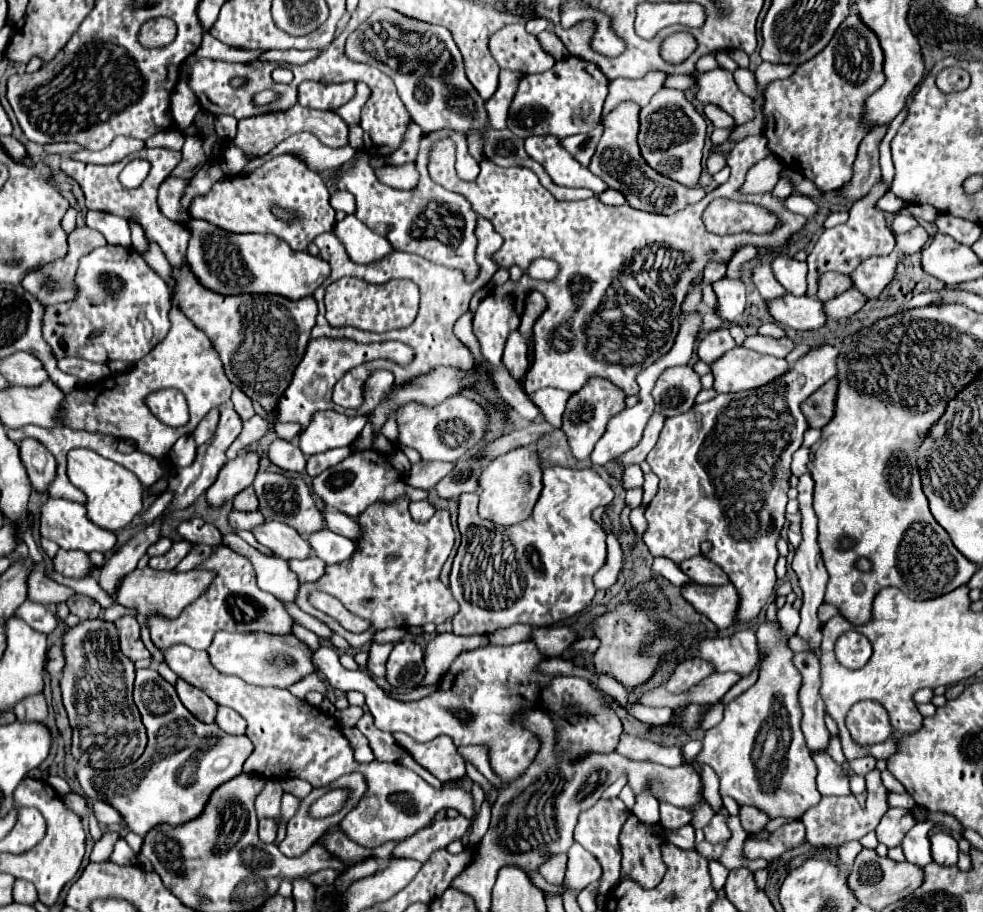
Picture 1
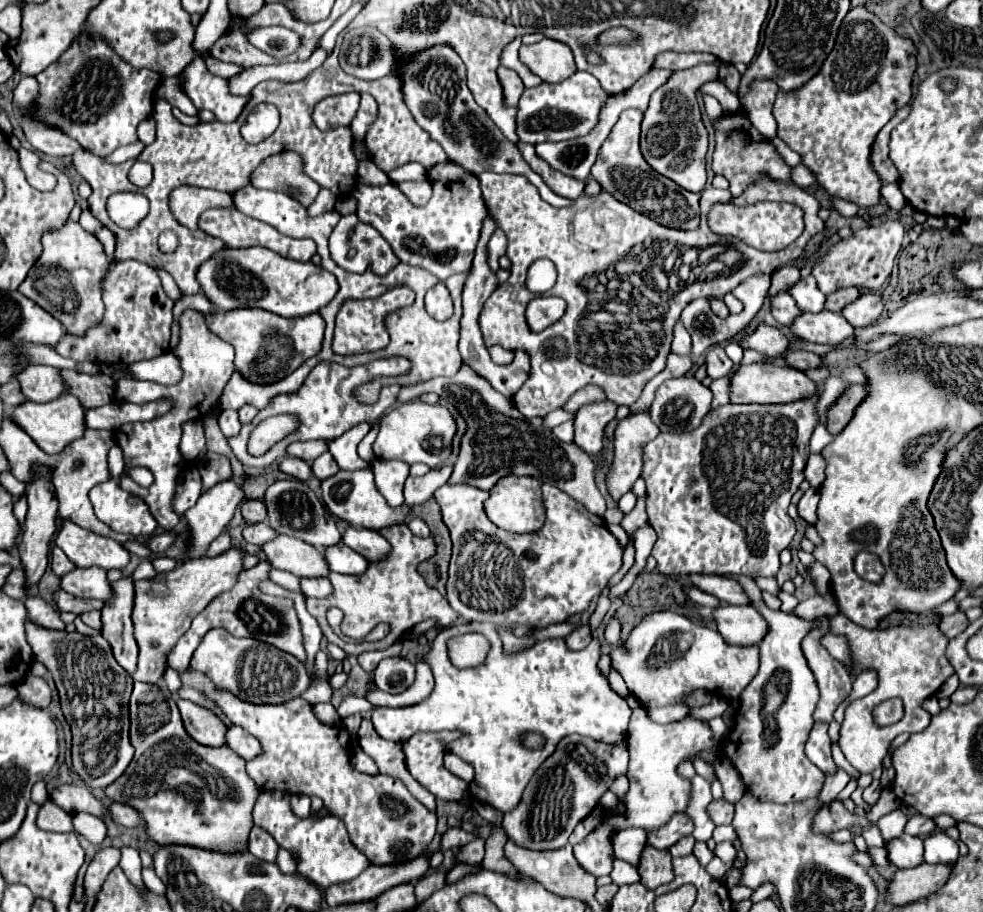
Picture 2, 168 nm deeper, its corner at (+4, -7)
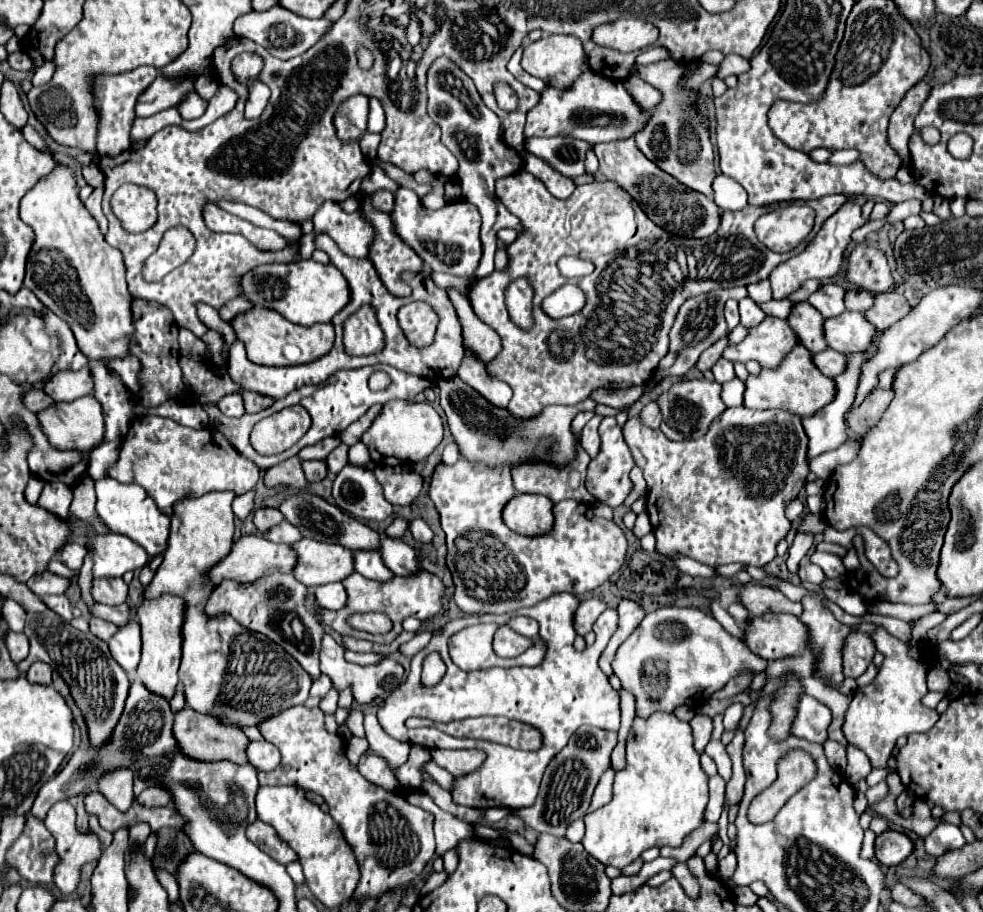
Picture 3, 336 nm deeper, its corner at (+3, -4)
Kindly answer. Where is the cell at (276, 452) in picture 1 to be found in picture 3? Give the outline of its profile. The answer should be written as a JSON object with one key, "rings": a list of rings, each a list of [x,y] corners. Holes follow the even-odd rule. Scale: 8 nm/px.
{"rings":[[[303,461],[303,471],[305,471],[305,477],[311,483],[323,481],[327,477],[327,473],[329,473],[325,461]]]}

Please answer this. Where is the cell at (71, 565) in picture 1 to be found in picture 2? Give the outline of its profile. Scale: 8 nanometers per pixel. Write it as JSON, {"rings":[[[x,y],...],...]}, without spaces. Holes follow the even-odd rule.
{"rings":[[[88,566],[86,570],[74,568],[74,572],[60,576],[60,588],[72,596],[106,600],[112,592],[110,582],[106,578],[106,570],[98,566]]]}

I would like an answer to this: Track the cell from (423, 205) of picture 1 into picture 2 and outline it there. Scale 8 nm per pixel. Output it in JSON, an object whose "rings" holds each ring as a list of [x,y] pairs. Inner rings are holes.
{"rings":[[[446,160],[442,162],[442,166],[434,166],[434,170],[428,172],[428,180],[434,194],[422,208],[410,204],[394,184],[356,184],[352,196],[358,200],[356,214],[360,222],[376,228],[392,246],[400,262],[426,268],[428,272],[438,276],[438,280],[446,280],[452,274],[470,270],[470,258],[474,258],[478,234],[488,210],[480,194],[478,178],[468,170],[462,170],[462,166],[458,166],[456,162]]]}

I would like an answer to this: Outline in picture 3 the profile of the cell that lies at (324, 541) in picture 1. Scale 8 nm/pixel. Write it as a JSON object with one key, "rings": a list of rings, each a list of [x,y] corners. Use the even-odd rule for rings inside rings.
{"rings":[[[355,551],[355,571],[365,575],[367,579],[375,581],[389,581],[393,579],[393,571],[383,567],[383,559],[379,559],[379,551]]]}

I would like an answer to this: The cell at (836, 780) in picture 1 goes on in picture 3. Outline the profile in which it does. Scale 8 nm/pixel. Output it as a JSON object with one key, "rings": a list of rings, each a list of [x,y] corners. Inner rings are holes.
{"rings":[[[803,693],[797,703],[791,733],[815,743],[823,743],[827,739],[829,723],[831,723],[831,711],[815,697]]]}

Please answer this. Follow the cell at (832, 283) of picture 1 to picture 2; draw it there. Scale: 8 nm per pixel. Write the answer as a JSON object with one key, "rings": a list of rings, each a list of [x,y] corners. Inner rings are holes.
{"rings":[[[848,286],[848,288],[842,288],[842,290],[836,290],[834,294],[828,294],[826,296],[826,310],[832,310],[832,312],[840,312],[848,302],[856,300],[860,296],[858,288],[854,286]]]}

